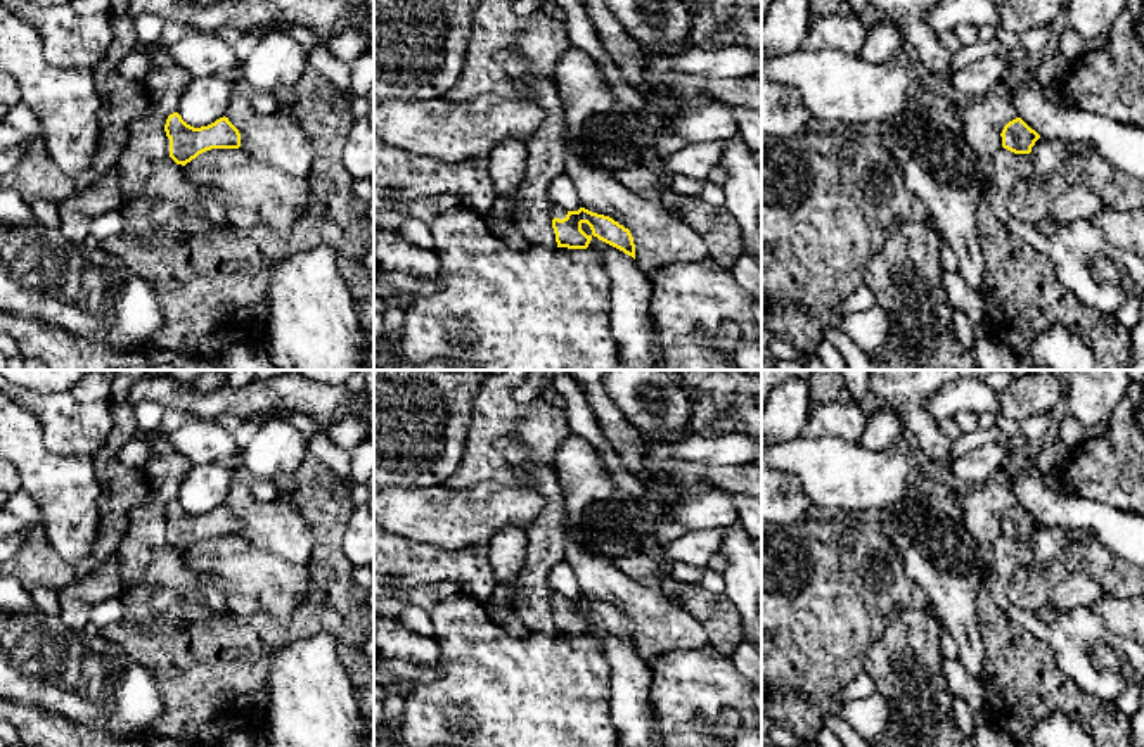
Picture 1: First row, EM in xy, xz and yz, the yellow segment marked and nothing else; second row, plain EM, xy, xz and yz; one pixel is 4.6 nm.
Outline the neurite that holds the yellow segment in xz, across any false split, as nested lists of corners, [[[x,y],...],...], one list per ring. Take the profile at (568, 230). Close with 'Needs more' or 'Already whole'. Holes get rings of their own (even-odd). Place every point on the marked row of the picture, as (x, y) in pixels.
[[[554,202],[550,204],[550,216],[557,247],[587,249],[590,240],[597,237],[635,259],[635,244],[630,230],[613,218],[585,208],[566,211]]]. Needs more

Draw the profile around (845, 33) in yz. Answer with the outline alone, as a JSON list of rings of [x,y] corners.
[[[812,14],[803,50],[817,52],[832,48],[848,55],[860,55],[867,42],[867,28],[855,14],[817,16]]]

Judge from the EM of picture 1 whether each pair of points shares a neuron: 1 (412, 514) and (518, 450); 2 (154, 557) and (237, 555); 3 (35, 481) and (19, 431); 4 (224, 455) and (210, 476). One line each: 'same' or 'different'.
1: different
2: different
3: same
4: different

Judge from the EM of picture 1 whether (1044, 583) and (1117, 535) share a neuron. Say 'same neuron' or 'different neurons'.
different neurons

